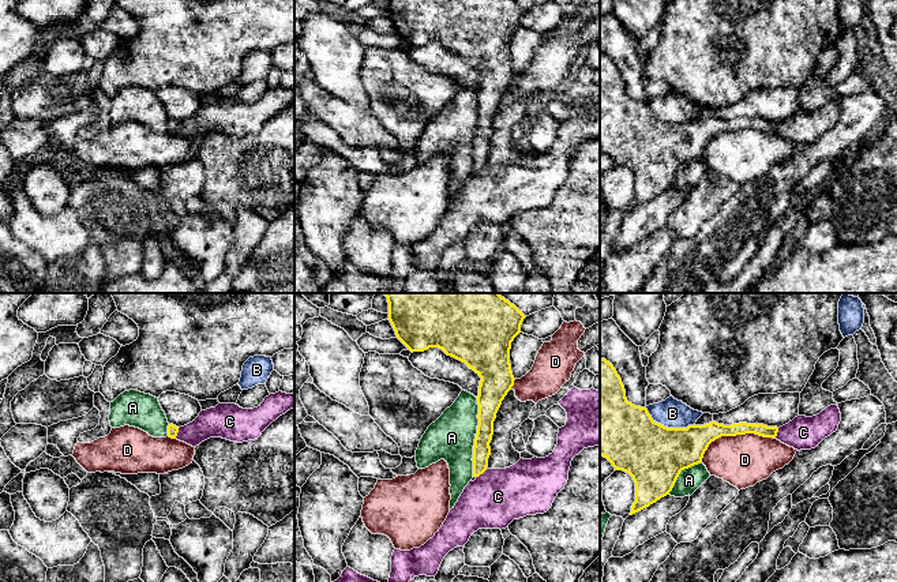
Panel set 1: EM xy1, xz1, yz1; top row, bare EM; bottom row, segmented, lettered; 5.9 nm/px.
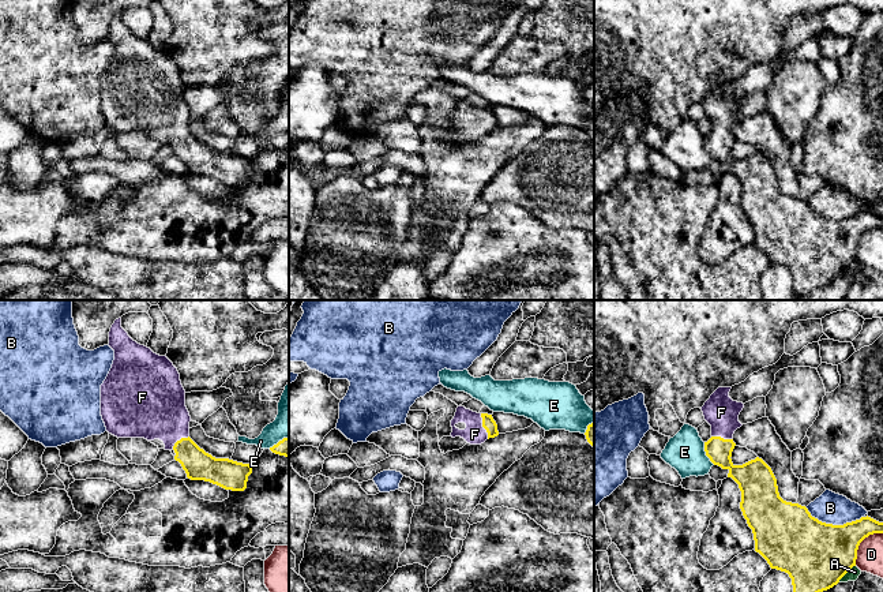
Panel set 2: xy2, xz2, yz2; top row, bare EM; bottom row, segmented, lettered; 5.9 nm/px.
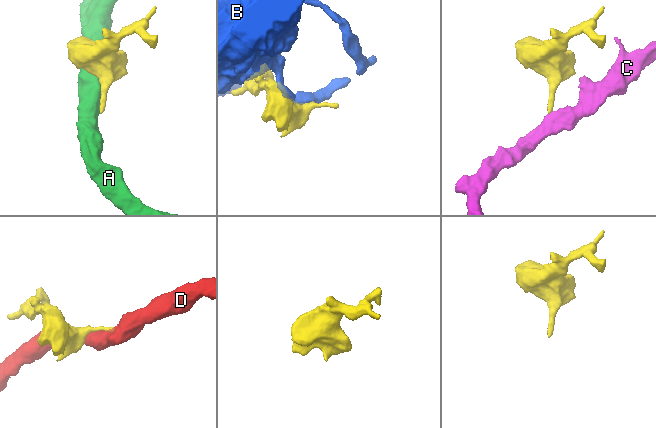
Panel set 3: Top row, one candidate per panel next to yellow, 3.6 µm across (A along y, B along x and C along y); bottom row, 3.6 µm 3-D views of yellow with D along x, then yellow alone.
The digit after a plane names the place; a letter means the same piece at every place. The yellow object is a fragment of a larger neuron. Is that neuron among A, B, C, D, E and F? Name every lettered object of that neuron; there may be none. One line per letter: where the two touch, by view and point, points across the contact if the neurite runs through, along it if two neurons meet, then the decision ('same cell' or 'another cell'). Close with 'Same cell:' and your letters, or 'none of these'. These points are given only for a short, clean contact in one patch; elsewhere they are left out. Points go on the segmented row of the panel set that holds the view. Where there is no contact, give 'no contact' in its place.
A: contact xz1 (476, 436); another cell
B: contact yz2 (834, 525); another cell
C: contact xz1 (481, 473); border xz1 (487, 468), (476, 477); another cell
D: contact yz1 (734, 435); another cell
E: contact yz2 (706, 453); another cell
F: contact xz2 (483, 426); way xz2 (488, 423), (483, 426), (474, 434); same cell
Same cell: F

